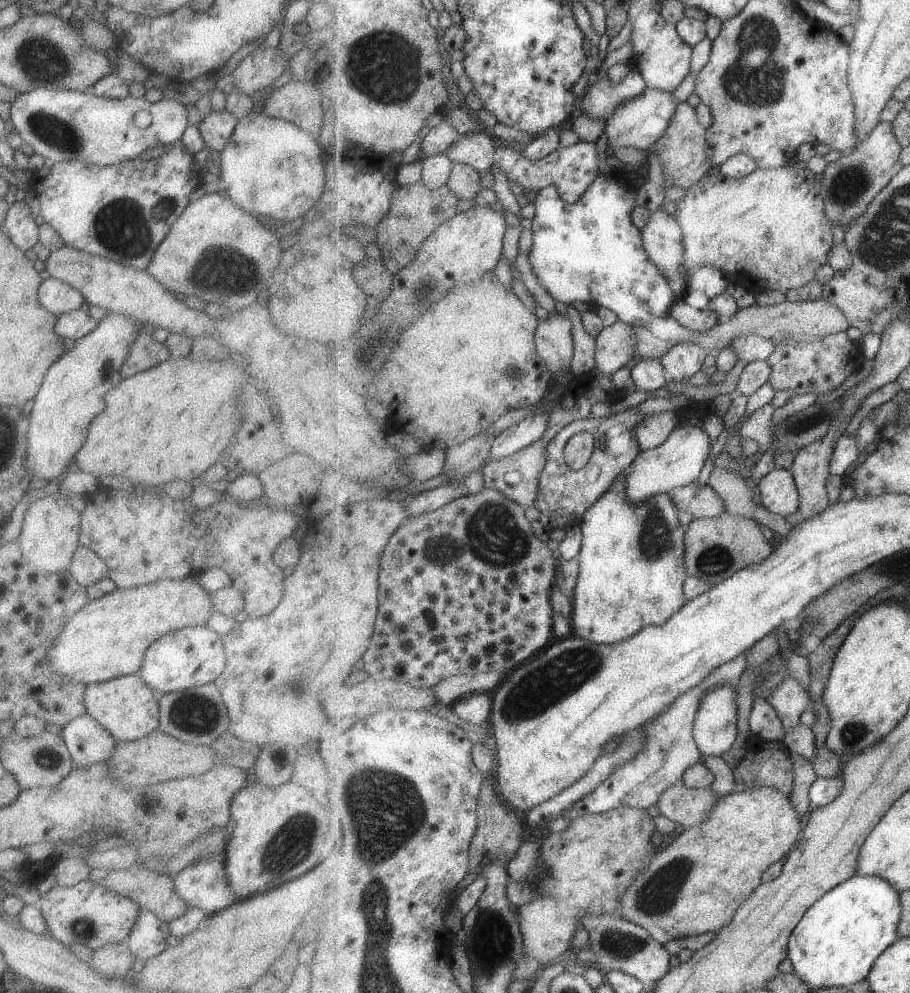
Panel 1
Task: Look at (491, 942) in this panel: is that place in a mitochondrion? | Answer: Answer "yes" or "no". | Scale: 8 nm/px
yes

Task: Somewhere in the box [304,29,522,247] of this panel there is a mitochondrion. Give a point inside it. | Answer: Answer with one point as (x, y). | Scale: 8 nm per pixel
(386, 67)

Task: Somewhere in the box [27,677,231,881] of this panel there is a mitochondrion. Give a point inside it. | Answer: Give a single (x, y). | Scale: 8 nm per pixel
(195, 710)

